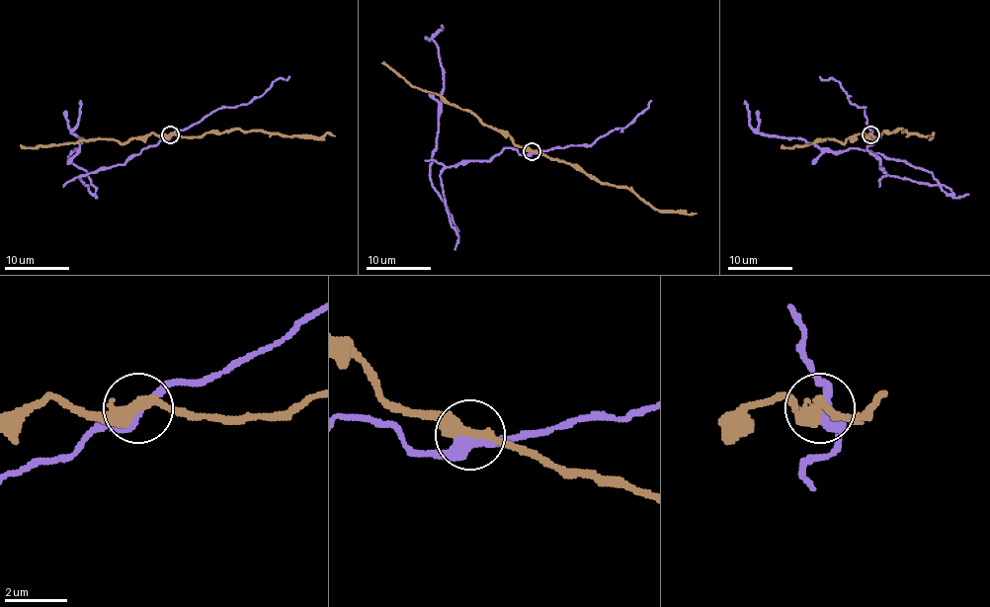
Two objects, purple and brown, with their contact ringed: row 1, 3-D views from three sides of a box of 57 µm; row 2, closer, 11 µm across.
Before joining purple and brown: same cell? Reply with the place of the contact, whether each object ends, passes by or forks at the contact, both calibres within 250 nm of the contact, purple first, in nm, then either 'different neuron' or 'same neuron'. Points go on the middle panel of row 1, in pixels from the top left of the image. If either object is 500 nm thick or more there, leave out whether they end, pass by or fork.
(532, 151) | purple passes by | brown passes by | 360/400 nm | different neuron

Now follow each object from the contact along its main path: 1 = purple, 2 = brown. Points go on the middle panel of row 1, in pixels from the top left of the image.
1: (533, 152), (505, 147), (489, 160), (447, 167), (449, 216), (431, 181), (442, 25)
2: (533, 150), (576, 163), (600, 181), (627, 186), (659, 211), (697, 214)

